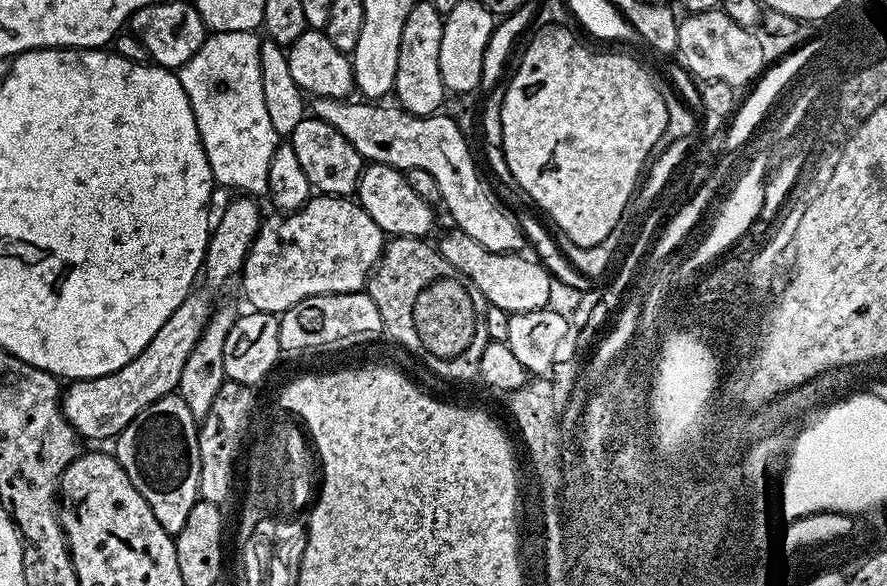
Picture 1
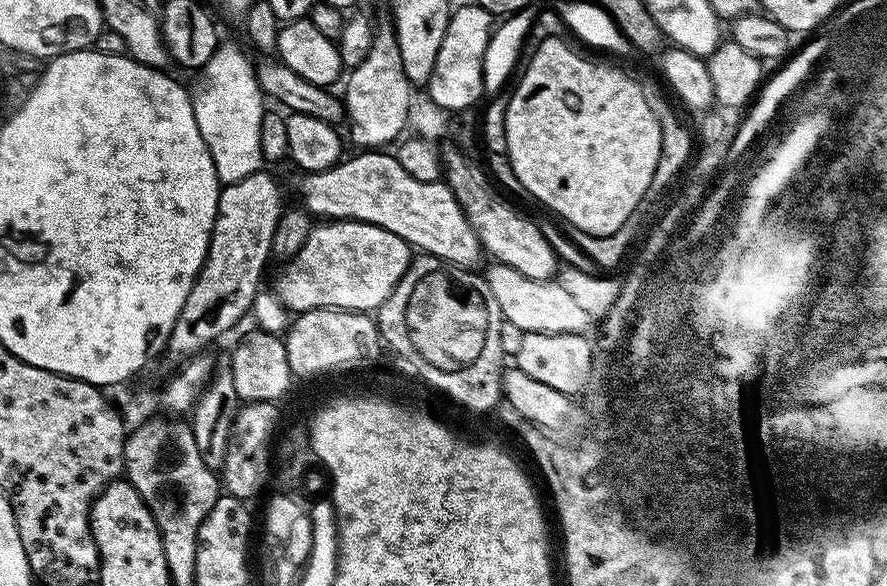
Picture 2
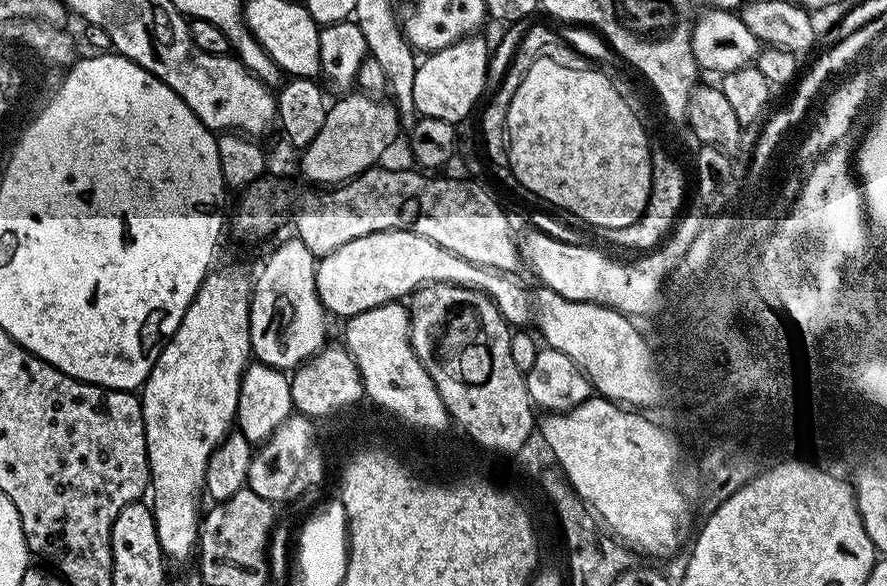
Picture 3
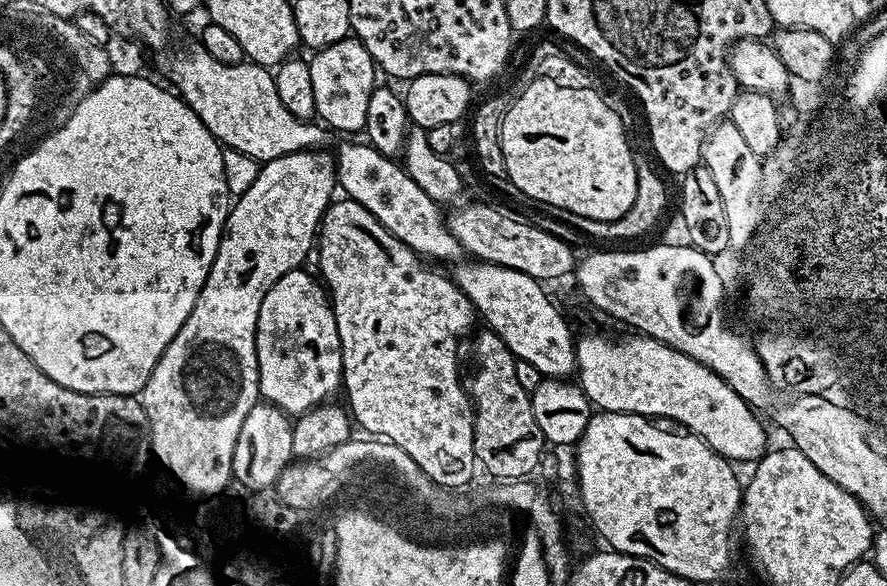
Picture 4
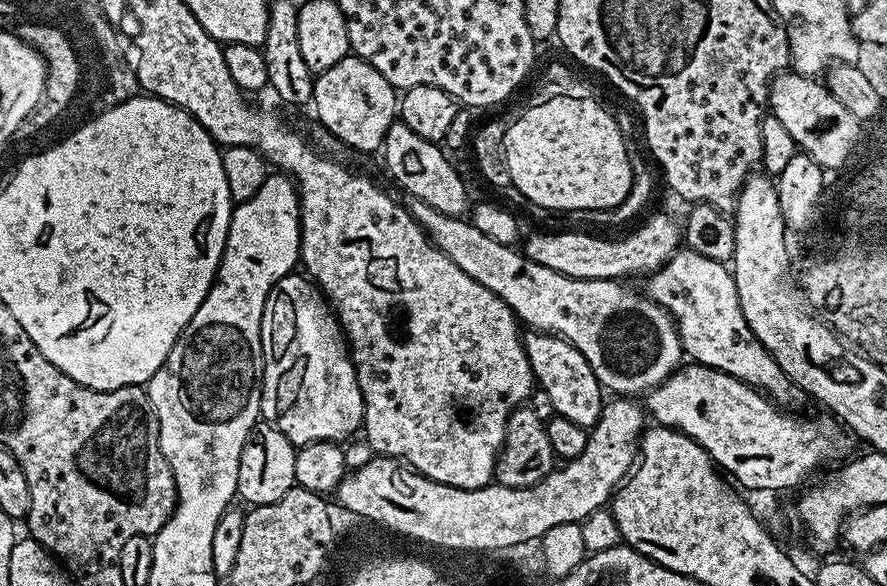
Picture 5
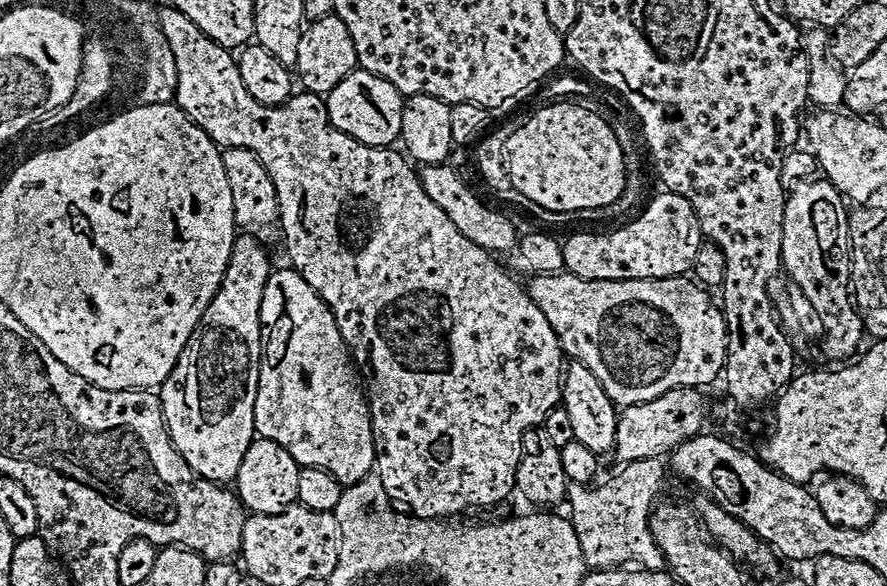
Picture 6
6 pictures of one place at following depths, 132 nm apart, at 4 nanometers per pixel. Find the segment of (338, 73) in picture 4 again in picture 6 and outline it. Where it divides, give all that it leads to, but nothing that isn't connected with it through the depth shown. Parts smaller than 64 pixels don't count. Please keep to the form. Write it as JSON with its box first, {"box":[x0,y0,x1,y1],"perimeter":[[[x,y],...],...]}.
{"box":[326,67,405,148],"perimeter":[[[357,67],[334,90],[326,93],[328,117],[338,130],[350,134],[350,138],[359,144],[369,144],[386,148],[395,145],[400,140],[402,126],[402,110],[405,97],[386,78],[378,78],[378,74],[370,74],[364,68]]]}

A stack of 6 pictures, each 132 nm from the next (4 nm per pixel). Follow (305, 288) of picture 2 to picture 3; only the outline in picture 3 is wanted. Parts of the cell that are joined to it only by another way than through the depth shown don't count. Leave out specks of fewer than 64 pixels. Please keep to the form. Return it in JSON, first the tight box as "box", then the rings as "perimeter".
{"box":[316,230,534,326],"perimeter":[[[406,230],[366,234],[366,238],[354,238],[346,246],[338,246],[330,254],[319,257],[316,266],[316,293],[325,313],[341,318],[356,316],[371,308],[390,304],[407,297],[426,284],[453,284],[486,294],[498,306],[498,310],[512,326],[524,326],[534,316],[534,300],[515,275],[493,268],[478,266],[442,250],[438,242],[422,238]]]}

